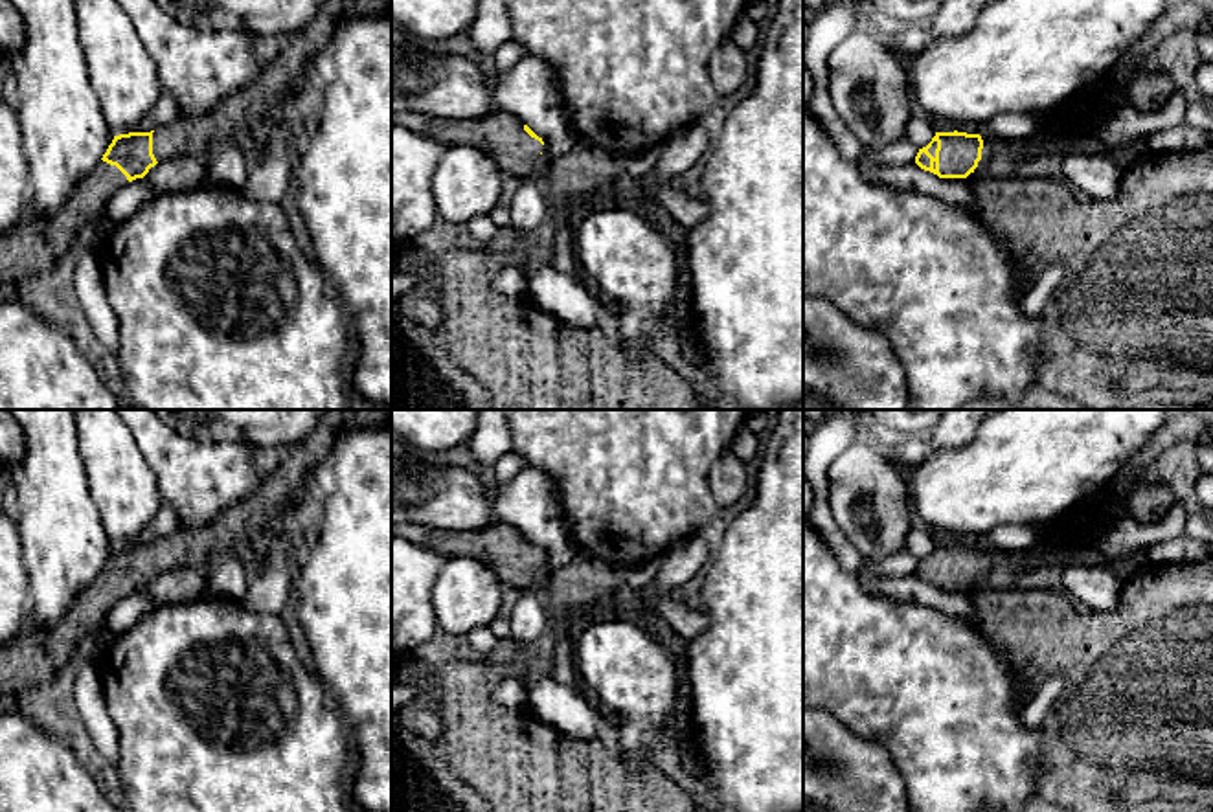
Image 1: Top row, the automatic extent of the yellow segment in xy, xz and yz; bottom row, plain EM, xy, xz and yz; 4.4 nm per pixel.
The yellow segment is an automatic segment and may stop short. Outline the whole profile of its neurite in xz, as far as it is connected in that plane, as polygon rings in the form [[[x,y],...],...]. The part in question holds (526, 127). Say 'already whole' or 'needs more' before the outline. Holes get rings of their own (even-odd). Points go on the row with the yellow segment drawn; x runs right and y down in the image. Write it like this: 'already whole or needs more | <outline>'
needs more | [[[494,108],[483,118],[448,119],[436,118],[425,134],[441,145],[469,145],[489,154],[504,175],[527,178],[538,169],[542,138],[516,116]]]

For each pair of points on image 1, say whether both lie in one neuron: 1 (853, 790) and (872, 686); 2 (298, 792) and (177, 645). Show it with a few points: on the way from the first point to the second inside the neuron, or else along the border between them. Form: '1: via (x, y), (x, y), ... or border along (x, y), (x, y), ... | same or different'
1: border along (827, 713), (861, 737), (875, 739), (895, 766) | different
2: via (249, 779), (221, 752), (203, 746), (162, 695) | same

